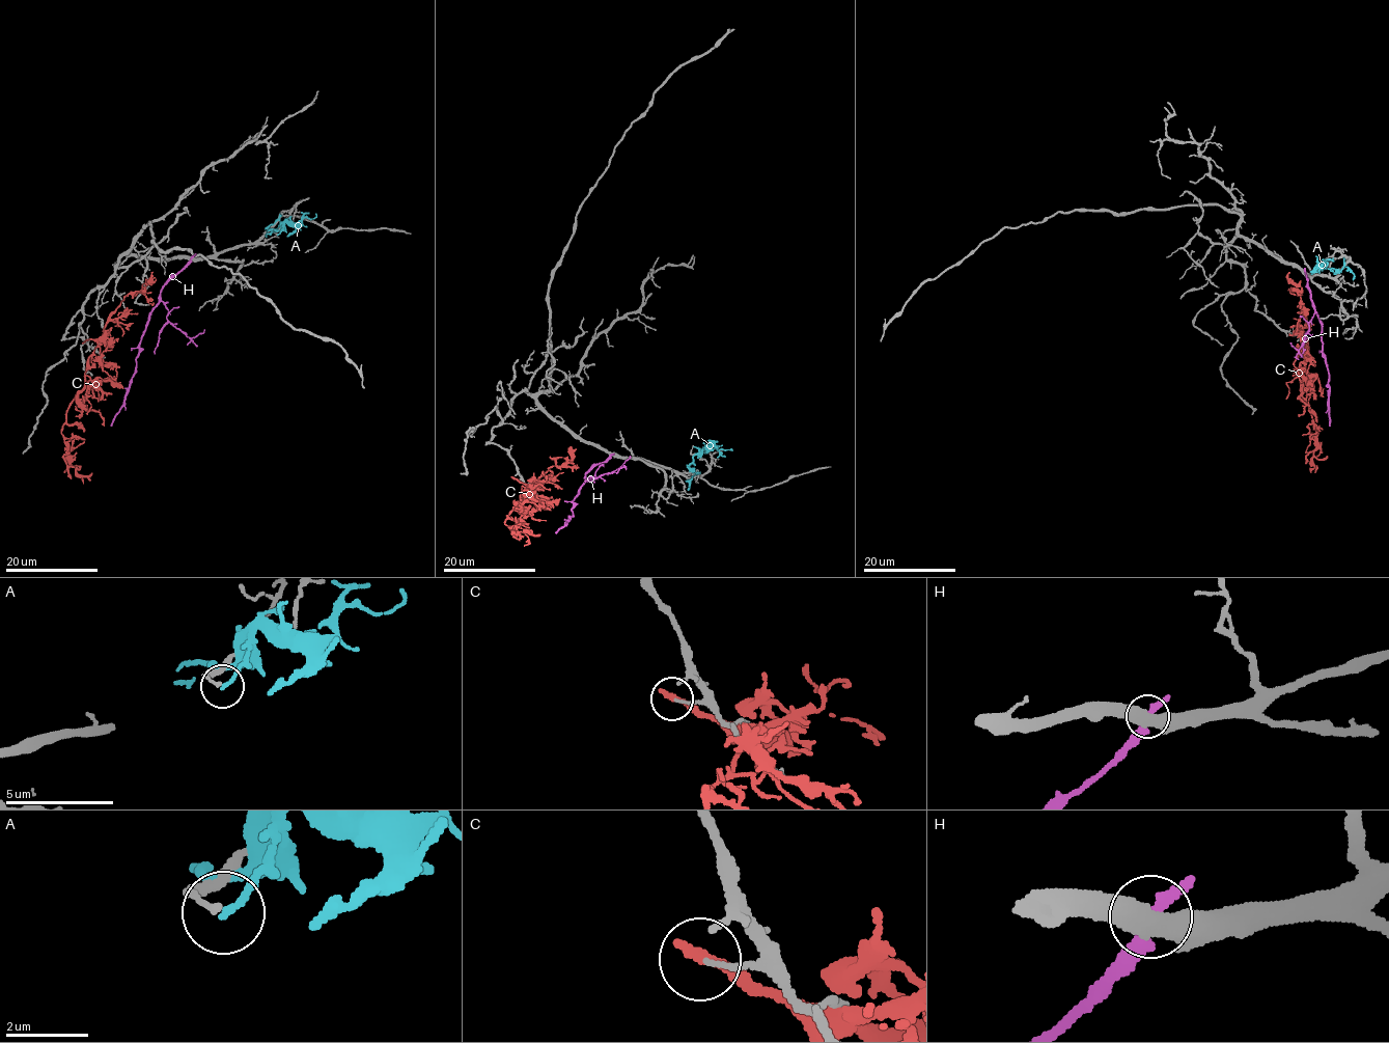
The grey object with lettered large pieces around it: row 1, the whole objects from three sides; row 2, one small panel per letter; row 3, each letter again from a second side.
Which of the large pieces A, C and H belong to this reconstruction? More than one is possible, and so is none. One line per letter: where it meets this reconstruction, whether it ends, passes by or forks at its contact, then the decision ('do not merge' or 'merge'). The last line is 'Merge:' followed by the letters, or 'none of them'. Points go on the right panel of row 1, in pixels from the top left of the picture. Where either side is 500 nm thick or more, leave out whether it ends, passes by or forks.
A: (1314, 271) | it ends | do not merge
C: (1293, 326) | it ends | do not merge
H: (1305, 271) | do not merge
Merge: none of them

